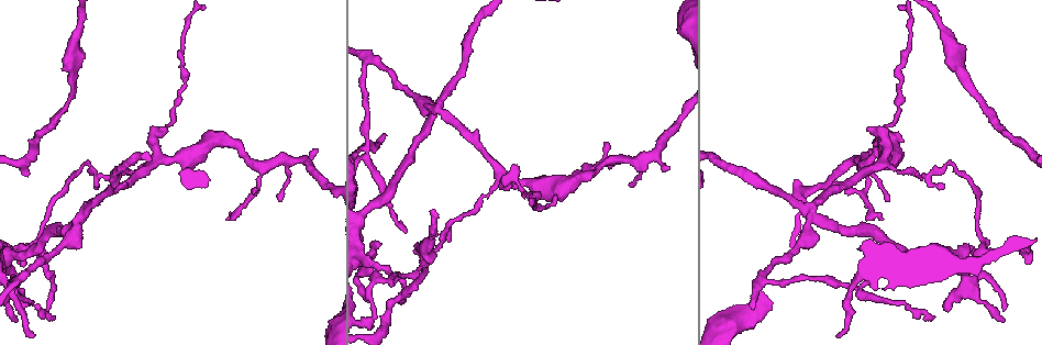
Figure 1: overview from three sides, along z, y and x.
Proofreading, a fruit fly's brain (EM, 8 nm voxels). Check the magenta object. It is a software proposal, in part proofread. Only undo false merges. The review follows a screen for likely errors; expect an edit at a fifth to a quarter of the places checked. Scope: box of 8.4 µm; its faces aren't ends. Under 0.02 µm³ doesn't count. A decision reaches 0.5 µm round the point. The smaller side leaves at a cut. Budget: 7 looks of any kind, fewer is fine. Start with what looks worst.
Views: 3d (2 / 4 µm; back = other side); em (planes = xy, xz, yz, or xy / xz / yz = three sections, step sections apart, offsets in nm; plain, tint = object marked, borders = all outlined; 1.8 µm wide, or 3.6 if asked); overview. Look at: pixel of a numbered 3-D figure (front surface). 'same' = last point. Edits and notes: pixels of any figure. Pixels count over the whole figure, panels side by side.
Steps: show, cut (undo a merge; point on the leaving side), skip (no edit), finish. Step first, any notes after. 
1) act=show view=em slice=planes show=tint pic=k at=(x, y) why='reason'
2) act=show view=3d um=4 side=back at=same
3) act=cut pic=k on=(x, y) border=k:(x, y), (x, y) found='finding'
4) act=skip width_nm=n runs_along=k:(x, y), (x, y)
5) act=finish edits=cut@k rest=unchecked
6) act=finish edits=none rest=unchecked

act=show view=em slice=planes show=tint pic=1 at=(885, 160)

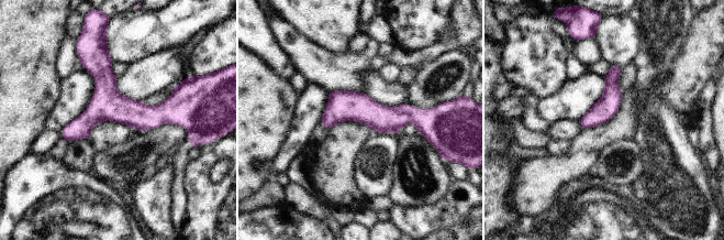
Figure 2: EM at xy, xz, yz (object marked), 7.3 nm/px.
act=skip runs_along=2:(180, 112), (96, 112), (65, 134) found='all the same neuron'

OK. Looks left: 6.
act=show view=em um=3.6 slice=planes show=tint pic=1 at=(74, 78) why='thick turns thin'

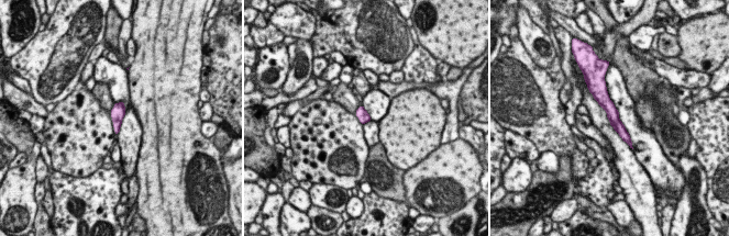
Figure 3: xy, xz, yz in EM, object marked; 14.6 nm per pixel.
act=skip runs_along=3:(603, 87), (603, 99), (627, 138) found='one neuron here'

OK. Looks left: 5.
act=show view=em slice=xz step=8 show=tint pic=1 at=(775, 281)

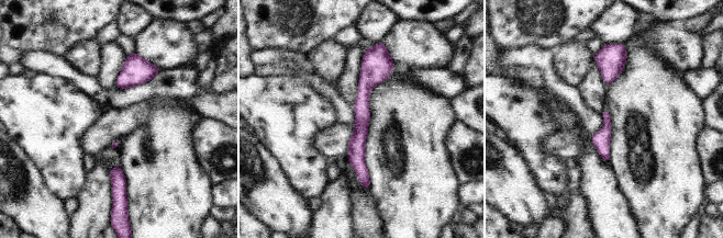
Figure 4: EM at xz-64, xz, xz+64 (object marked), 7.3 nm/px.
act=show view=em slice=planes show=tint at=same

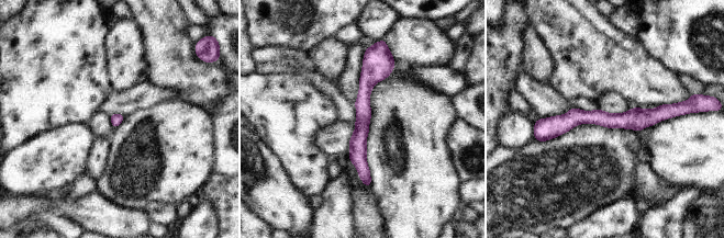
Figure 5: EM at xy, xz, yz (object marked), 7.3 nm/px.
act=skip found='all the same neuron'

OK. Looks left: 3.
act=finish edits=none rest=unchecked

